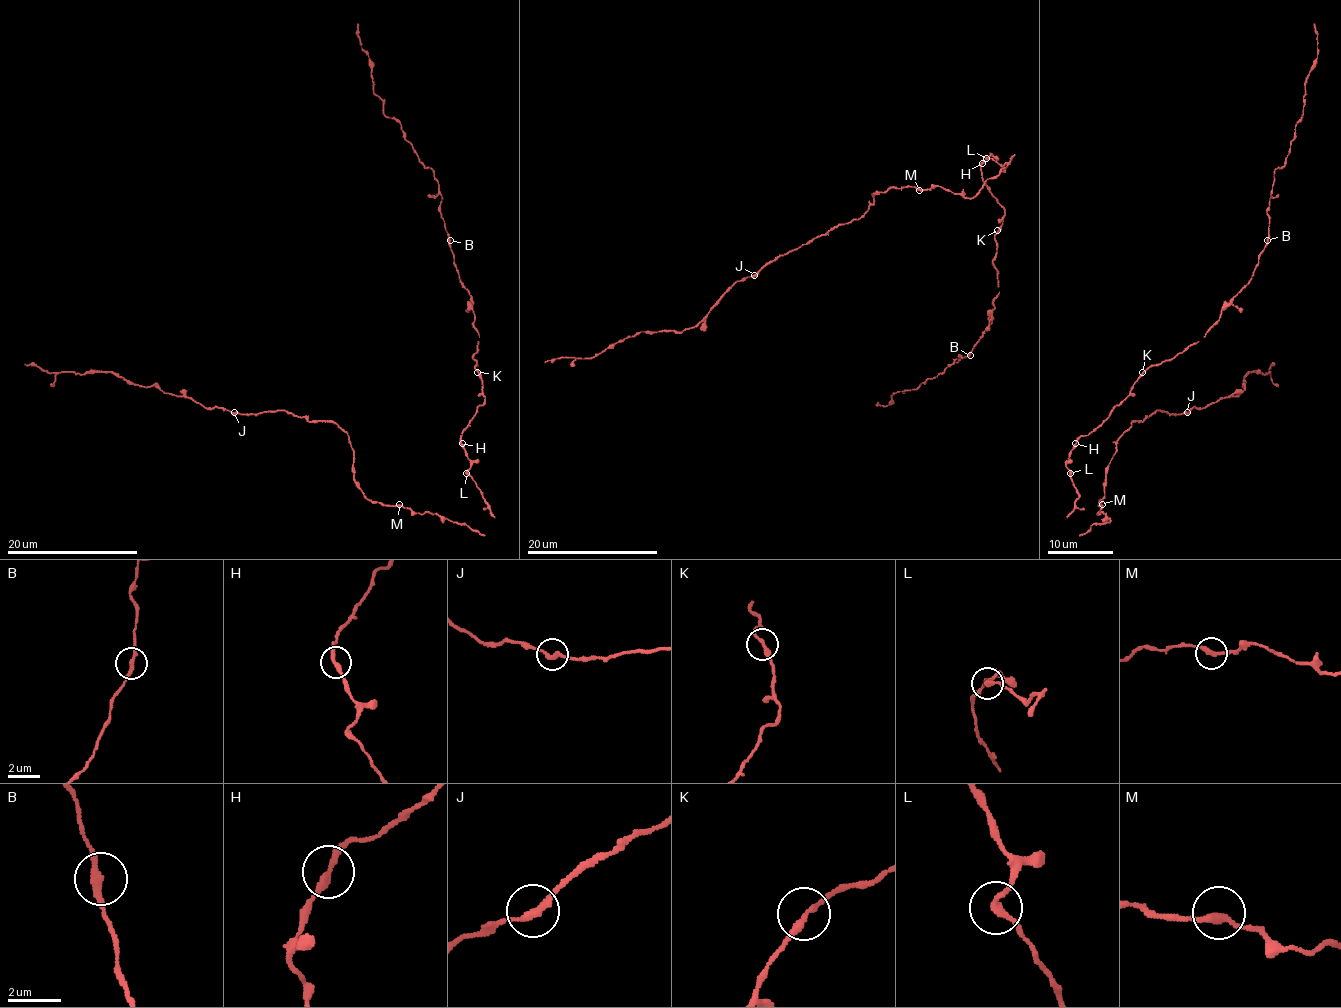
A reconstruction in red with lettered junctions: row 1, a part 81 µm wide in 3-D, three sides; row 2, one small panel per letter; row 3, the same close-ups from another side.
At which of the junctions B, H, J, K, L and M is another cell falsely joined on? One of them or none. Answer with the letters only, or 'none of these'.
none of these

